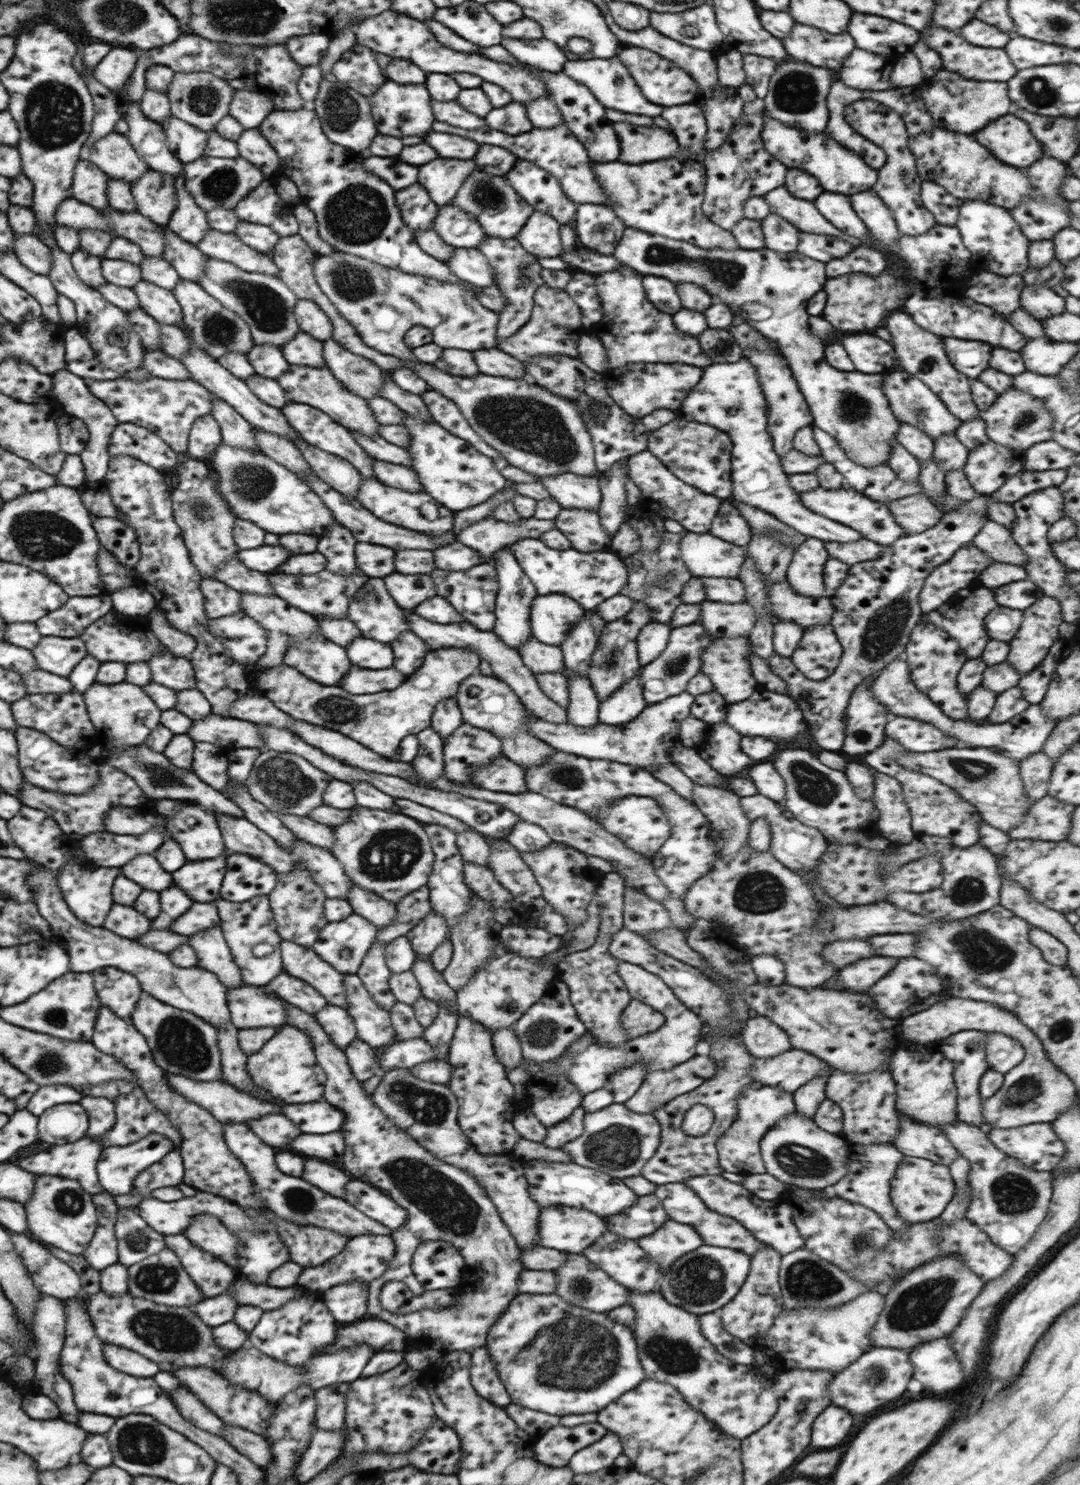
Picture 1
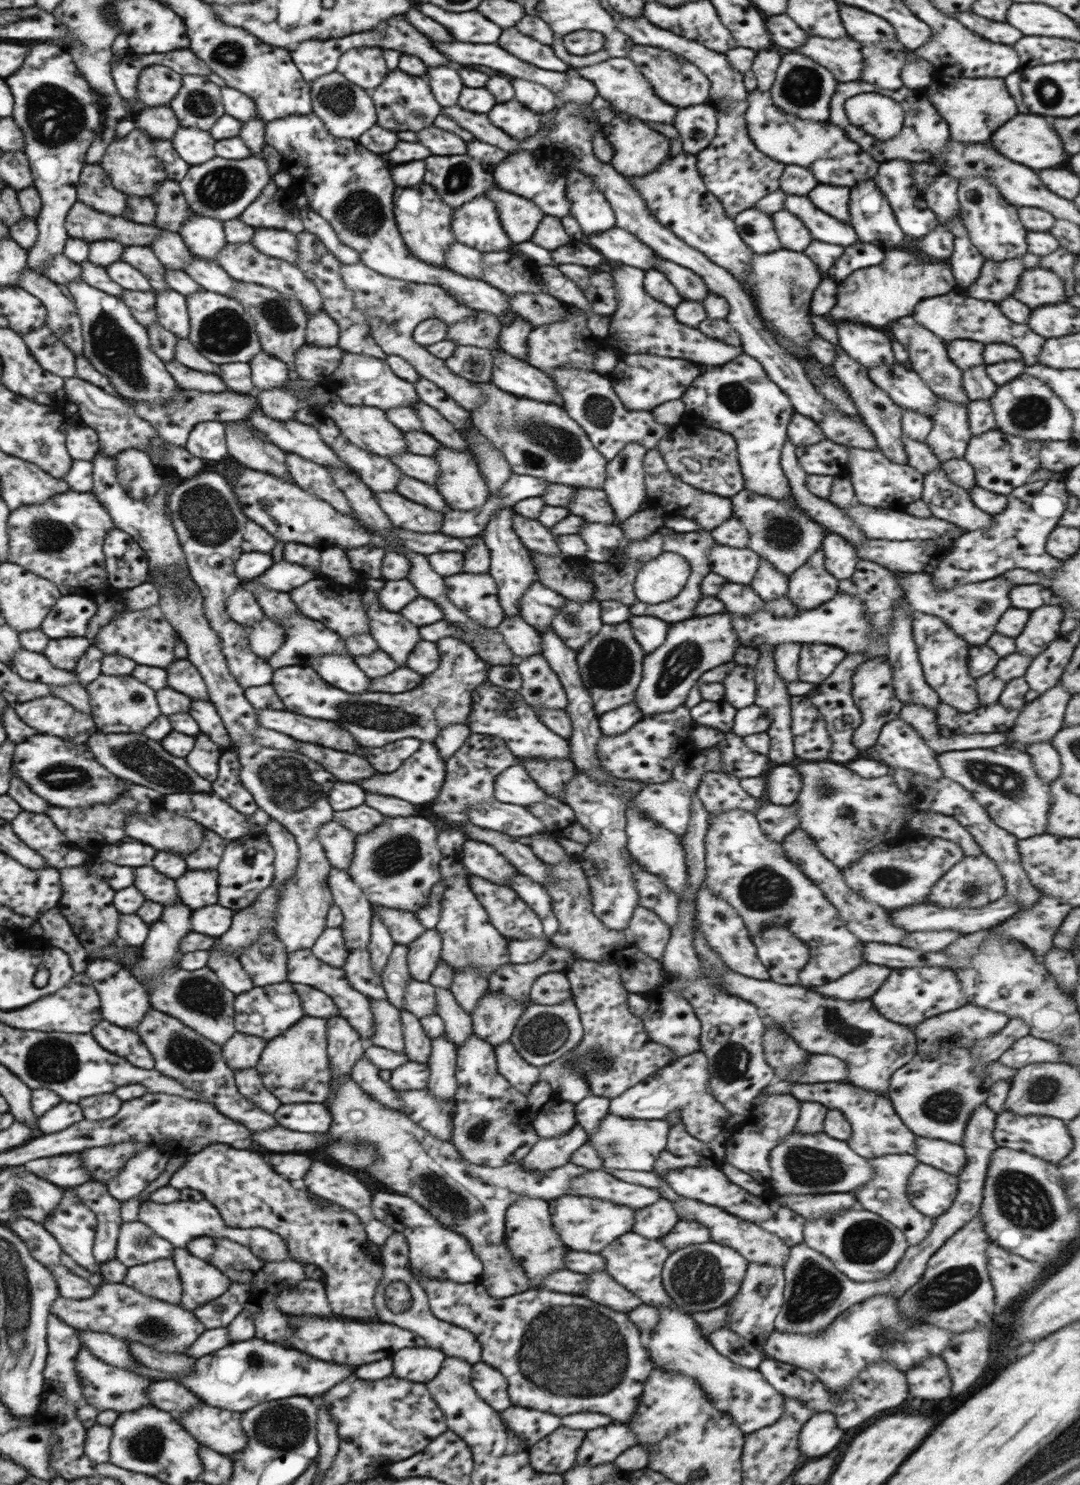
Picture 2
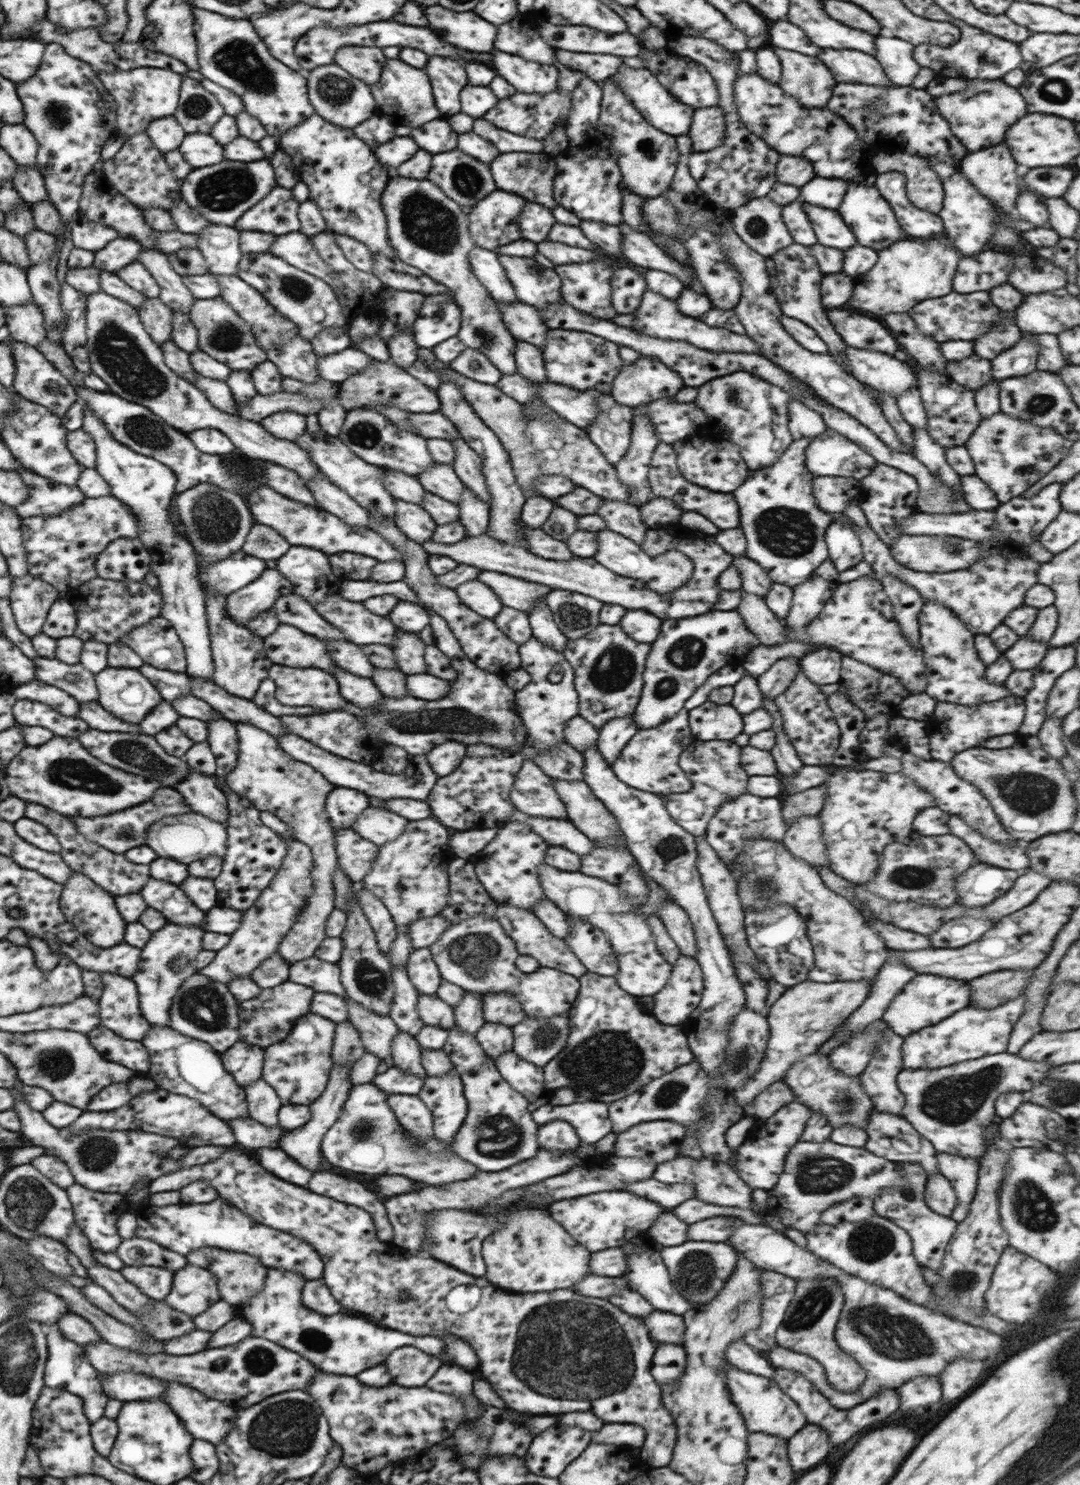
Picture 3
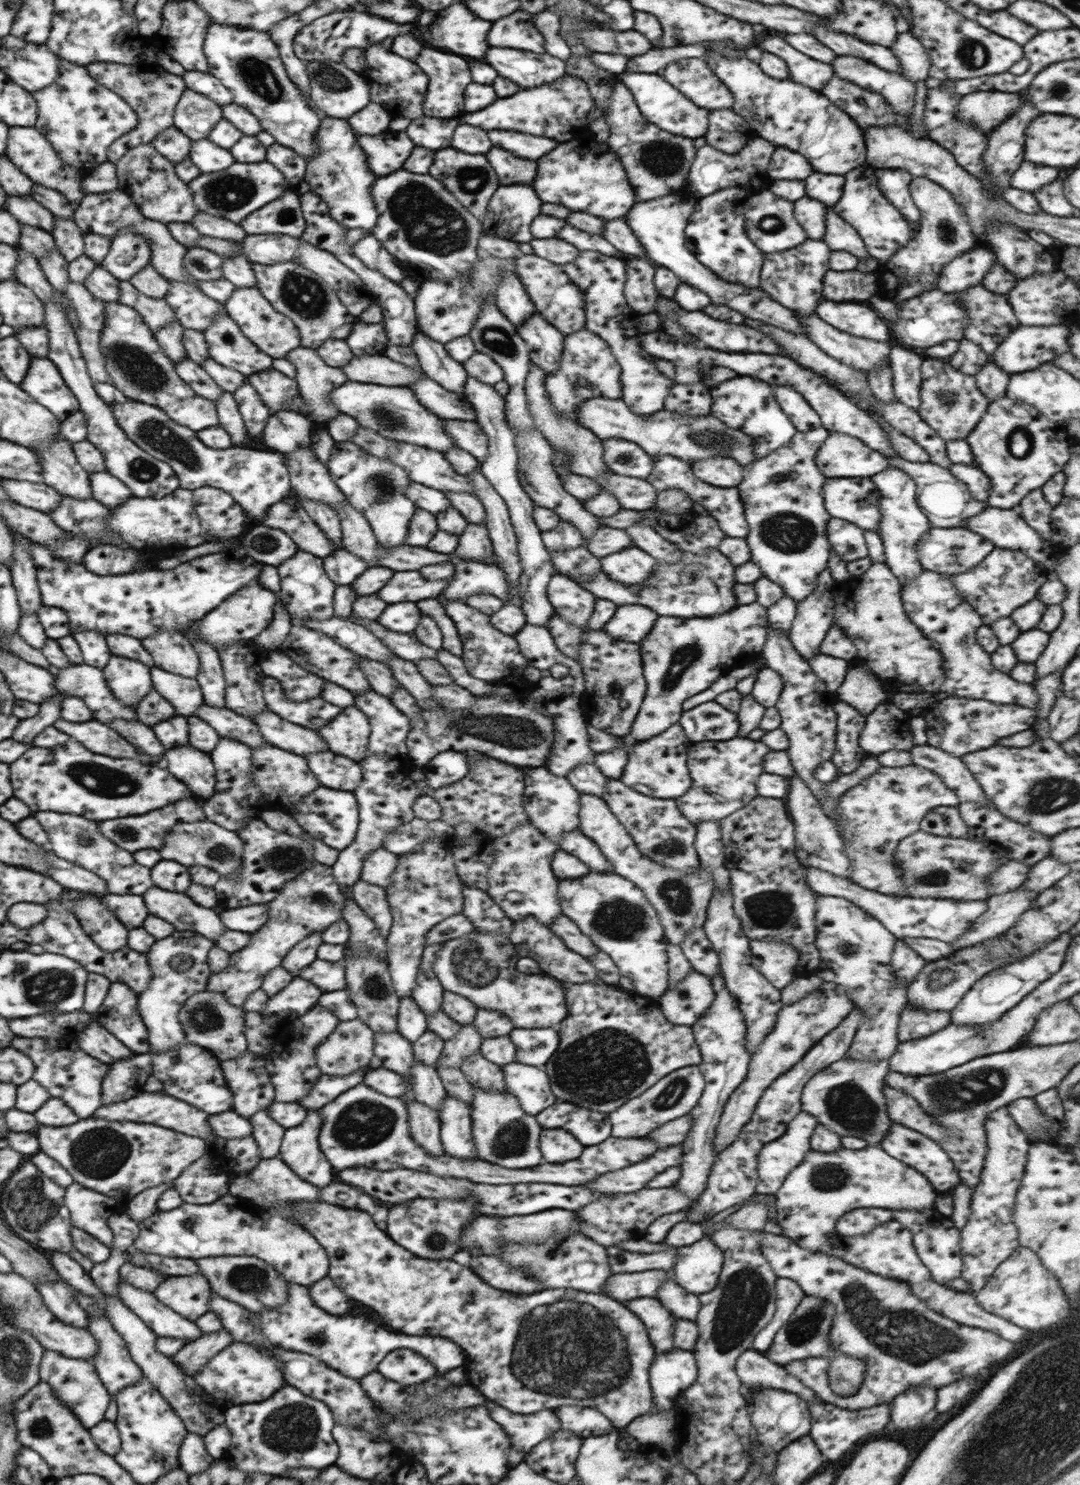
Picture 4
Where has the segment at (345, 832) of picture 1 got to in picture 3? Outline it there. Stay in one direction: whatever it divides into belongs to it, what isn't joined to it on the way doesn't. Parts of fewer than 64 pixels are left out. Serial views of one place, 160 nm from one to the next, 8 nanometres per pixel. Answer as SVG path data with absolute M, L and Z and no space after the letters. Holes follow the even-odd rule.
M432 816L423 819L410 821L393 841L385 842L379 847L377 859L374 861L372 868L364 875L359 887L365 888L373 896L378 897L380 901L389 910L393 921L397 926L397 937L391 946L389 958L392 965L407 968L407 962L410 953L414 950L407 937L407 928L420 917L431 917L440 915L445 909L446 904L450 902L449 893L449 872L448 865L457 856L452 854L449 847L448 828L440 824Z

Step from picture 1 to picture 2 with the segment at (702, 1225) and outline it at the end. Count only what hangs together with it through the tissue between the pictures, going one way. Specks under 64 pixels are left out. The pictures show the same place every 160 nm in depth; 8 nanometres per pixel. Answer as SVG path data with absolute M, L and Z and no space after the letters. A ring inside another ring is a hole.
M680 1197L672 1202L677 1212L677 1218L682 1220L692 1220L703 1224L708 1231L713 1242L722 1243L737 1250L749 1263L762 1263L767 1265L781 1266L787 1264L787 1260L792 1256L792 1248L786 1246L784 1241L774 1235L762 1230L757 1224L748 1220L739 1219L728 1214L725 1210L717 1206L710 1206L703 1202L696 1202L686 1197Z

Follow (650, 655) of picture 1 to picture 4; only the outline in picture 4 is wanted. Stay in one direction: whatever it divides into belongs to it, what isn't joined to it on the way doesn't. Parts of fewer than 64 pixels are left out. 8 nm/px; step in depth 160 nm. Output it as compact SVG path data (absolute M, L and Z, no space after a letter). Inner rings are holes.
M618 604L614 616L602 630L612 638L640 644L652 631L658 616L657 612L640 604Z

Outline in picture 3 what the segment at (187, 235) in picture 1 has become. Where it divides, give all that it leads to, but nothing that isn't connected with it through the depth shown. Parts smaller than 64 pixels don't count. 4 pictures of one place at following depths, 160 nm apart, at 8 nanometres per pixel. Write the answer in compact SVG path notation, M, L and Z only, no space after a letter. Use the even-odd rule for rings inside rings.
M212 223L210 228L202 229L197 237L197 249L208 263L210 274L238 276L242 256L238 229Z

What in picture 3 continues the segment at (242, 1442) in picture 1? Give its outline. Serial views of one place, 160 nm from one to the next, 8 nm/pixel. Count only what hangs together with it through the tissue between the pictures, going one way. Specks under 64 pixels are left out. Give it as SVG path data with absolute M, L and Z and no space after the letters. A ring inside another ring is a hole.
M162 1381L167 1389L163 1392L163 1400L178 1415L186 1430L198 1440L206 1440L214 1445L223 1444L226 1435L231 1431L236 1410L219 1400L208 1398L205 1394L186 1385L173 1381Z

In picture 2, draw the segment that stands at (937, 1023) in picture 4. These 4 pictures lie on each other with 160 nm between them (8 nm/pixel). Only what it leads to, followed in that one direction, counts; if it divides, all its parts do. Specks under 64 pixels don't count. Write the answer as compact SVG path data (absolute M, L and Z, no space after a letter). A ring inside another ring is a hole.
M934 965L891 969L888 978L869 999L884 1018L912 1029L926 1019L968 1004L956 973Z

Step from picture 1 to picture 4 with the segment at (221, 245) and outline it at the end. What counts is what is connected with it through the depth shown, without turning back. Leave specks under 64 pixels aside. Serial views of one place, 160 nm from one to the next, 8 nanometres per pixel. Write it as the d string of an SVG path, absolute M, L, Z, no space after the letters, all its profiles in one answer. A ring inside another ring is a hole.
M293 261L276 264L251 263L256 287L270 304L298 327L302 347L316 349L328 339L345 339L352 330L357 317L338 298L334 288L320 276Z

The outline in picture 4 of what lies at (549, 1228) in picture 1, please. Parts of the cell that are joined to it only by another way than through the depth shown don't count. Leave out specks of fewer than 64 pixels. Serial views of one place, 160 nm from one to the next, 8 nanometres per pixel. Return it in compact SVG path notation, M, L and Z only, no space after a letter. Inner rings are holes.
M675 1185L668 1188L644 1187L636 1192L624 1194L624 1196L600 1198L592 1204L586 1204L586 1208L580 1208L576 1212L578 1212L582 1235L598 1245L610 1247L633 1239L635 1234L644 1234L648 1226L660 1216L681 1211L687 1206L692 1206L694 1202L696 1198L686 1196L675 1188Z

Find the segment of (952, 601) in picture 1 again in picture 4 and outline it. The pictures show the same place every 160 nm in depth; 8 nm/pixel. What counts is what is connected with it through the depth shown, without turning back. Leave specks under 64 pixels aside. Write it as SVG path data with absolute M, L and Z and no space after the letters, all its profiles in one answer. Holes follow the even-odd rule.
M996 548L969 571L951 575L954 588L963 599L974 608L984 620L983 626L990 626L1000 618L1007 618L1012 611L1036 599L1038 589L1046 581L1056 579L1055 571L1048 571L1043 564L1037 563L1022 551Z

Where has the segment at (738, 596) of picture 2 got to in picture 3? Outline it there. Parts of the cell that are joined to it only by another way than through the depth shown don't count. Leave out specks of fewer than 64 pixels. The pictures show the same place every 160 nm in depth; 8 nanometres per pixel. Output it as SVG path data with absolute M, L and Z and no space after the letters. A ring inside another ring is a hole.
M742 590L742 598L735 608L746 627L761 640L762 646L780 646L786 642L786 629L761 596Z

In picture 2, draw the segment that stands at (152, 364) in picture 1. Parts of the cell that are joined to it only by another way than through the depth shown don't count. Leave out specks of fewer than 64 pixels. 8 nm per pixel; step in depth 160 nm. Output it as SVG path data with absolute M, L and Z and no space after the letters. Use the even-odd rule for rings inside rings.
M165 362L166 370L174 377L176 384L187 392L199 390L202 392L222 392L228 390L218 374L205 373L180 364L180 362Z

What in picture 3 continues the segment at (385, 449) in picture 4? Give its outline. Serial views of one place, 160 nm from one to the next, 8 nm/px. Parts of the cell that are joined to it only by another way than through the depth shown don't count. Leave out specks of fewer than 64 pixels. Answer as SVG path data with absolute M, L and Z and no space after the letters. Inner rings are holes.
M352 409L346 414L344 426L337 436L352 451L368 464L397 470L410 476L416 476L429 469L435 460L428 452L427 439L409 430L402 430L396 424L390 424L376 409Z

